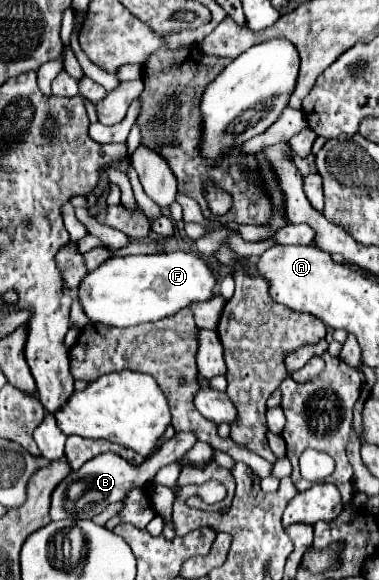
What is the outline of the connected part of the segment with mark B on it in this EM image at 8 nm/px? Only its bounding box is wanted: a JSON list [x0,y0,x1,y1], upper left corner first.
[51,433,197,521]

